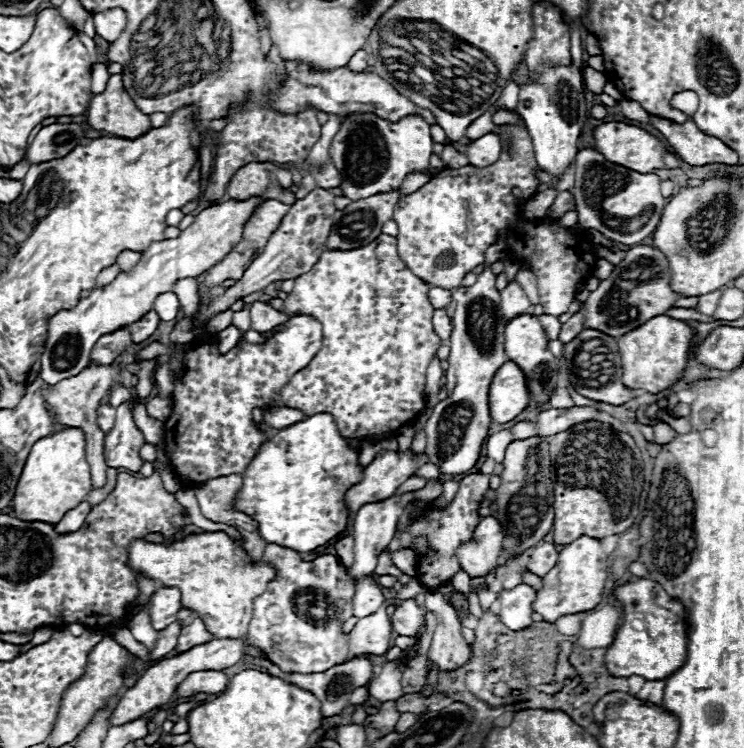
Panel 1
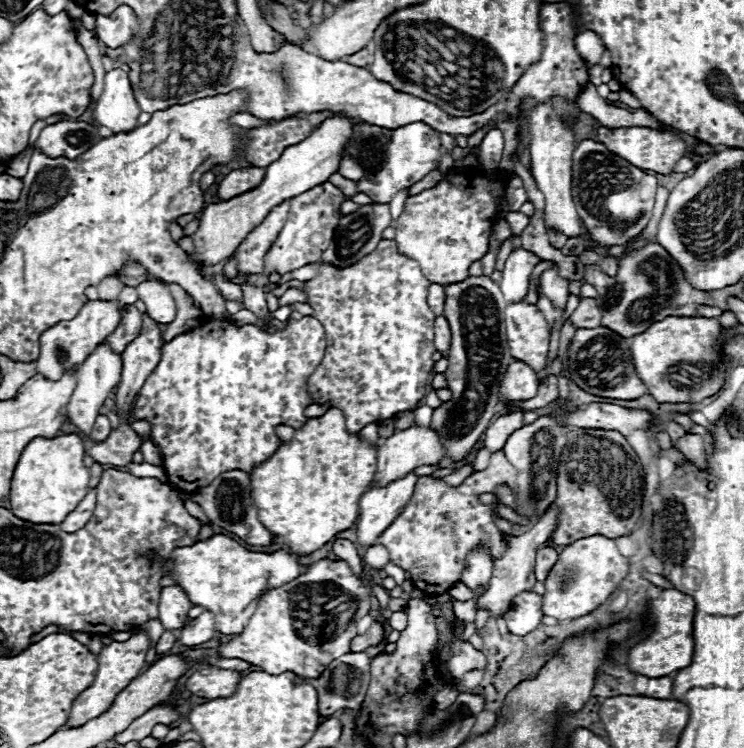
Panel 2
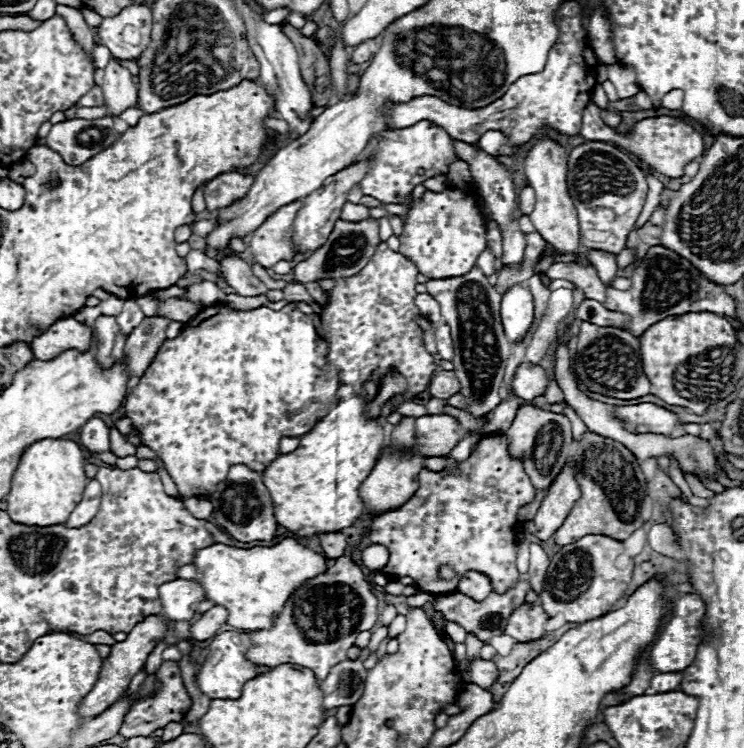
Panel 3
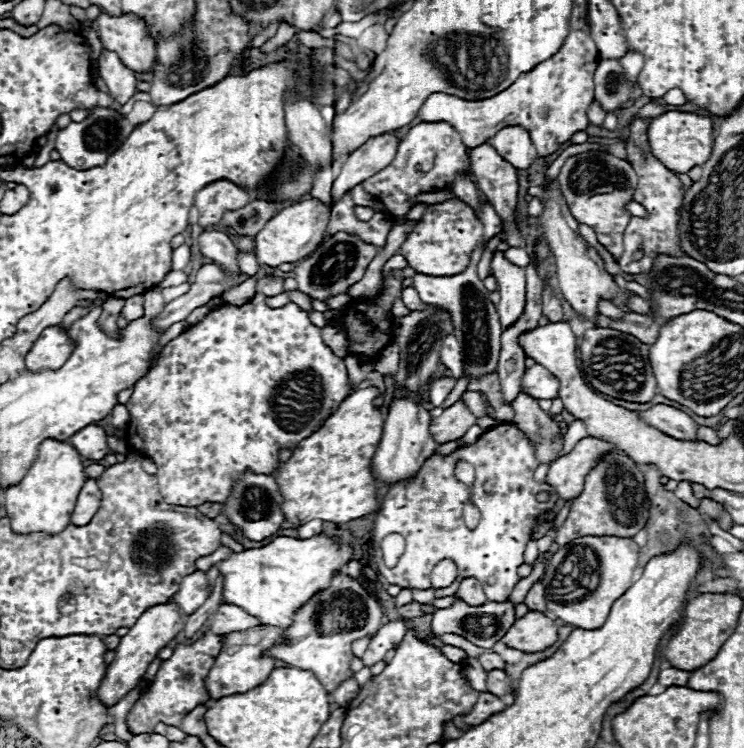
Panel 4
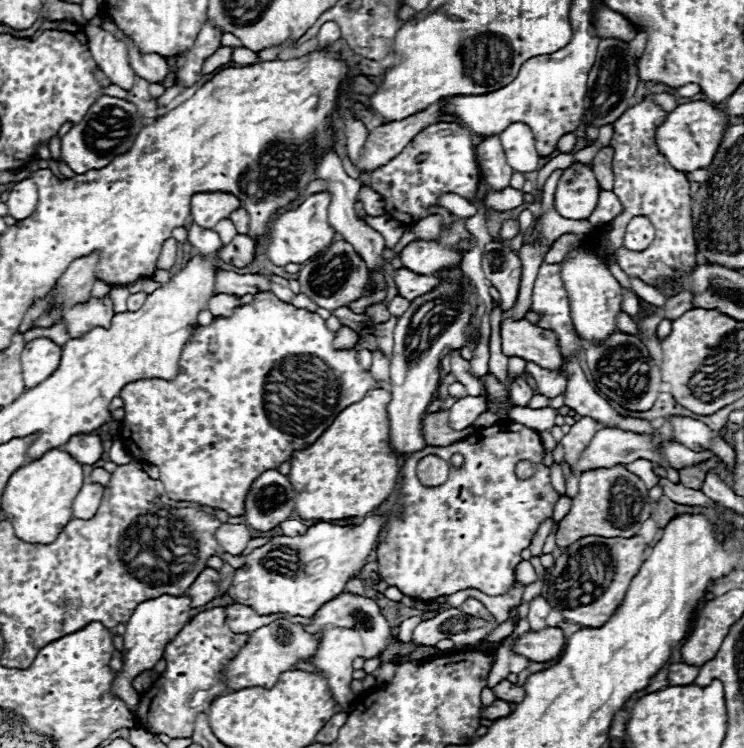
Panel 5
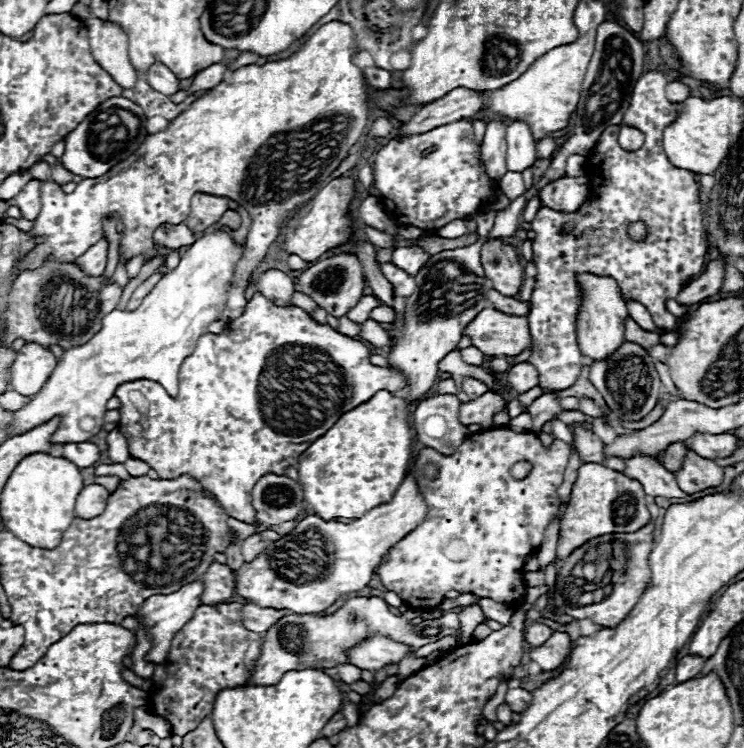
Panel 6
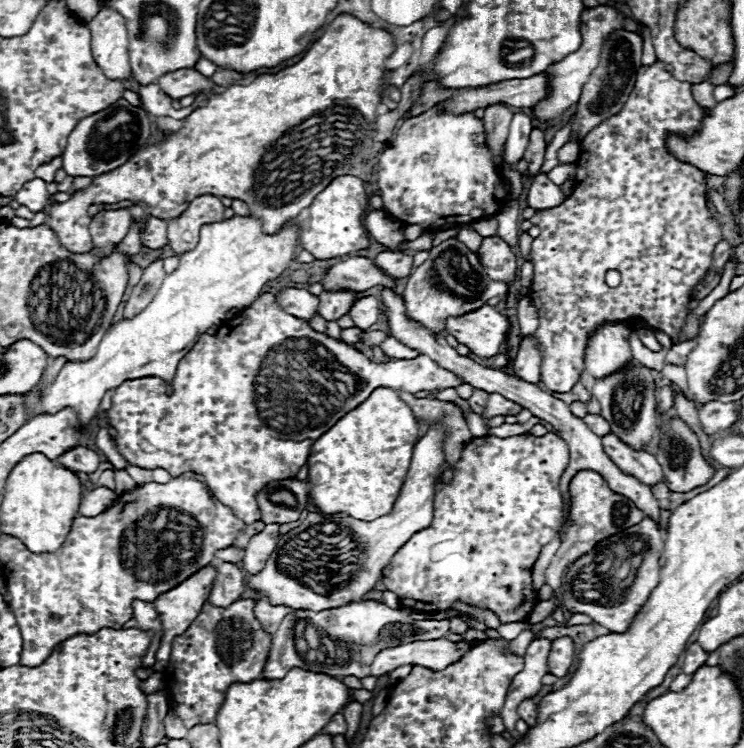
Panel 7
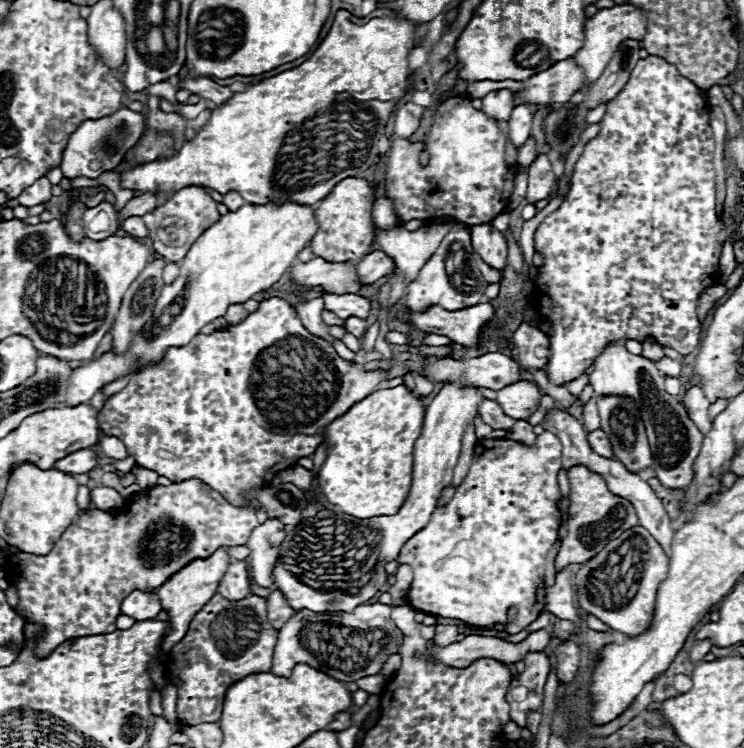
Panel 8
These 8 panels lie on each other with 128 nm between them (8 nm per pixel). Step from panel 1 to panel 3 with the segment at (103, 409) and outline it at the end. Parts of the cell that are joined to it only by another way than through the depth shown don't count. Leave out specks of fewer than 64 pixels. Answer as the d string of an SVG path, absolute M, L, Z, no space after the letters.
M90 418L80 428L80 444L90 452L106 452L110 448L108 426L100 418Z

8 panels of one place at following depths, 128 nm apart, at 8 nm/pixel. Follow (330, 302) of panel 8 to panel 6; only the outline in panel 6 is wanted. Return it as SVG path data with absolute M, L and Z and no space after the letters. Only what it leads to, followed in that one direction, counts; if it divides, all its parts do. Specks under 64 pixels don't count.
M382 304L382 306L378 306L370 312L370 318L374 318L376 322L394 322L396 320L396 310Z

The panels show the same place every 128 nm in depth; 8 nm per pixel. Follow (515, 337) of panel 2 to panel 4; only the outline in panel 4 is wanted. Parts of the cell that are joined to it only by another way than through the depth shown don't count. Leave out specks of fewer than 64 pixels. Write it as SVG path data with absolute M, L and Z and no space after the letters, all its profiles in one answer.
M502 252L494 254L490 268L492 268L498 288L500 288L500 302L498 302L500 324L502 324L502 328L508 328L524 312L524 304L526 304L524 268L508 262Z

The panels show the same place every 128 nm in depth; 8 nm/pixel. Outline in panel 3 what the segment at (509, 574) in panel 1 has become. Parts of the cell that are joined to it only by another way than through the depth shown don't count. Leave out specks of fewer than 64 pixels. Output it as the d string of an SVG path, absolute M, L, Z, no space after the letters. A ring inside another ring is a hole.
M564 466L560 476L552 482L542 506L534 516L534 526L536 526L534 536L538 540L552 538L552 534L564 524L570 508L578 498L580 498L580 488L574 478L574 472L568 466ZM518 580L516 586L512 586L510 590L506 590L504 594L496 594L494 590L488 594L488 598L484 598L482 602L476 602L472 598L464 598L462 594L446 594L438 598L436 602L436 610L444 614L446 620L454 620L458 622L462 628L466 628L468 632L474 632L480 640L488 642L492 636L498 636L504 632L506 628L506 622L512 614L512 610L516 606L520 606L526 598L526 594L530 592L530 582L528 580Z

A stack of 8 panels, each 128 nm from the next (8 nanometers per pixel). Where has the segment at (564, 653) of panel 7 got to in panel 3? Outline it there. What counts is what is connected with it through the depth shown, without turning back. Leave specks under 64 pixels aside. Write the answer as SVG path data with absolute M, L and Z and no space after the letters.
M522 602L508 618L506 634L512 636L516 642L530 642L544 636L544 622L548 614L542 610L540 604Z

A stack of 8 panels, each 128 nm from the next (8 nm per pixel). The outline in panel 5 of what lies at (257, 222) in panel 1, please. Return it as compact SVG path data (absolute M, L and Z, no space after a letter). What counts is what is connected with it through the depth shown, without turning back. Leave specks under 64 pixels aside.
M318 192L318 194L312 194L310 198L306 198L298 208L288 210L282 216L278 216L270 226L270 244L266 248L268 260L276 266L286 266L288 262L302 264L302 262L314 258L326 246L330 246L336 232L328 224L328 218L326 218L328 204L330 204L330 194Z

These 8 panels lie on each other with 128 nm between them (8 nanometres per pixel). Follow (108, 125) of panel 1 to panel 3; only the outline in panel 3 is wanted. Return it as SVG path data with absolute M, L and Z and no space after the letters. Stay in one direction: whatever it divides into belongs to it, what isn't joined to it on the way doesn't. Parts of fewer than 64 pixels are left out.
M110 60L110 64L104 68L102 92L104 92L104 108L112 118L120 116L124 110L134 108L138 104L138 92L132 74L116 60Z

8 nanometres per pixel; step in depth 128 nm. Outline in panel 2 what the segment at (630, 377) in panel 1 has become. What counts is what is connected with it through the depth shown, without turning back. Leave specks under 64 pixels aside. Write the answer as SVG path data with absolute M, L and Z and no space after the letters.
M668 316L654 322L646 332L630 338L630 354L638 378L656 402L700 402L716 394L726 380L728 360L716 364L714 340L720 324L714 318Z

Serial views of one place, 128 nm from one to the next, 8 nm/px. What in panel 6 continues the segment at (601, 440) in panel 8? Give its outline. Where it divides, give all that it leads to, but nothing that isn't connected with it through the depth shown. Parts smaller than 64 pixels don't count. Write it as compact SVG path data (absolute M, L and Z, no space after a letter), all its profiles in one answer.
M634 456L626 460L624 474L630 478L636 478L648 496L664 496L664 498L688 496L678 488L674 474L648 456Z

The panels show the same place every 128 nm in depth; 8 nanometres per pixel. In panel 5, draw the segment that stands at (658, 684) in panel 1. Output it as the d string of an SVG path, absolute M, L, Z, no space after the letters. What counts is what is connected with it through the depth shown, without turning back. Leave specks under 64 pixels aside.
M672 664L668 668L668 682L676 684L676 686L686 686L692 684L694 678L698 676L698 668L696 666L688 666L688 664Z

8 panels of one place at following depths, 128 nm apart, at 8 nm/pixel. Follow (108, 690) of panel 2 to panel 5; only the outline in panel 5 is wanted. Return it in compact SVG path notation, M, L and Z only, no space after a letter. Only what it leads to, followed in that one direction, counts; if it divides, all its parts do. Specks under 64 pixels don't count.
M158 596L152 600L142 602L136 612L130 616L128 624L126 624L126 634L124 638L124 650L122 650L122 664L124 668L120 672L116 672L114 680L112 680L112 694L118 696L120 700L124 700L124 704L128 706L130 712L136 712L138 708L138 692L132 686L132 680L142 674L144 670L154 668L154 664L162 658L166 644L184 628L184 624L190 620L194 612L190 612L190 598L188 596Z

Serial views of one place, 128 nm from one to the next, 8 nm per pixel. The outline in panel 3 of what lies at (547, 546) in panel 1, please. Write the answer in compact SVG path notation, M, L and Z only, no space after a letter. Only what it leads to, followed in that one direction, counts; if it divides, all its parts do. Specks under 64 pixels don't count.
M530 544L530 568L528 568L528 578L530 578L530 584L532 588L540 594L542 586L544 586L544 576L546 576L546 570L550 566L550 558L548 554L544 552L542 546L538 544Z

